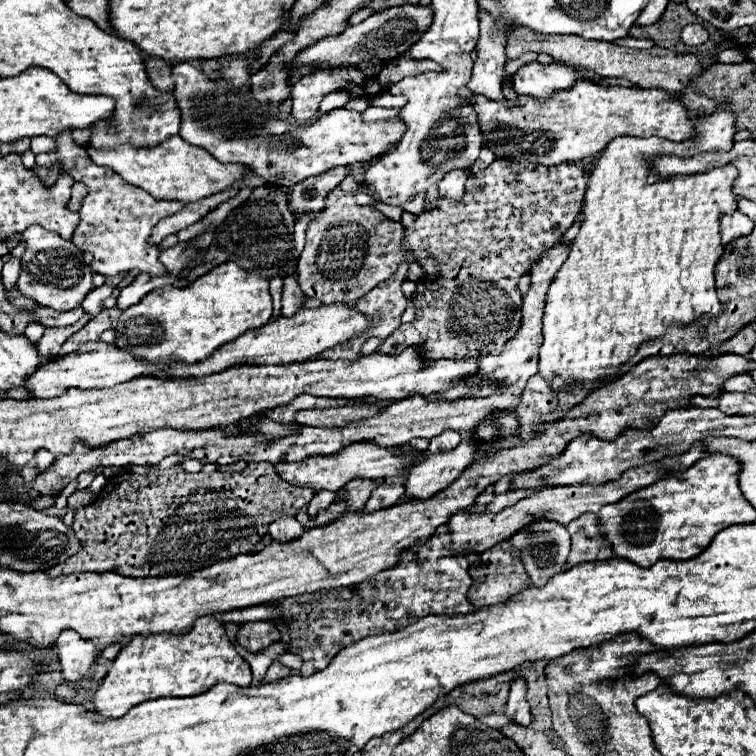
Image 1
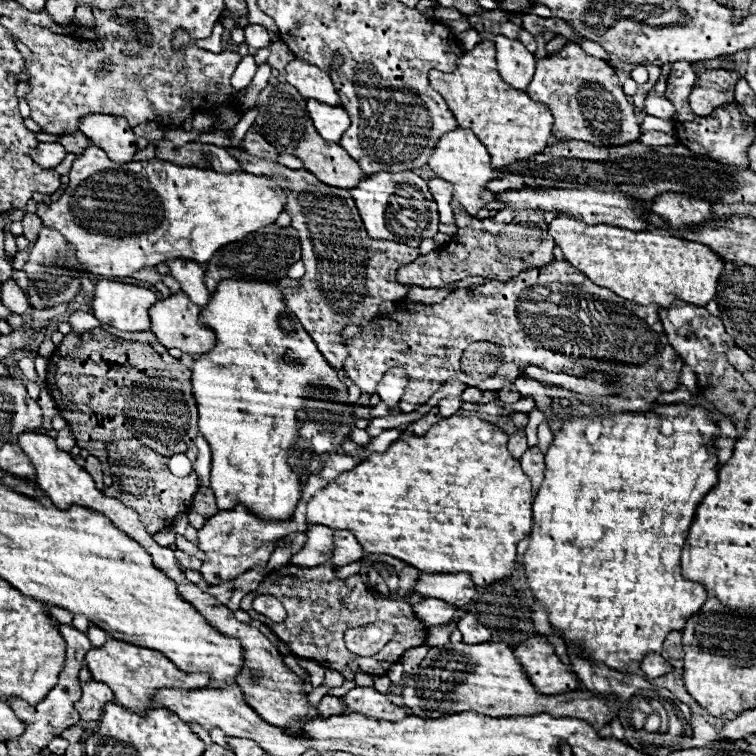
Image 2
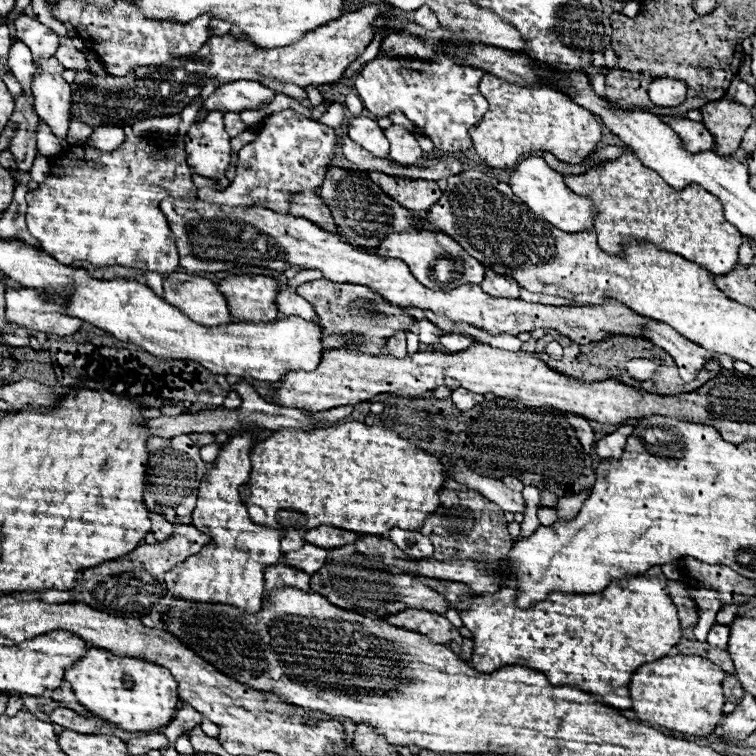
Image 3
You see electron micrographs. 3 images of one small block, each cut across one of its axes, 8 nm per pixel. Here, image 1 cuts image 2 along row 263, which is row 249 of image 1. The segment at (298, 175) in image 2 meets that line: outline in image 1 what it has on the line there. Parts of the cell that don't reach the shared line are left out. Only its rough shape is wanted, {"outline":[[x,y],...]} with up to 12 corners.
{"outline":[[352,196],[308,226],[298,282],[356,304],[402,262],[406,228]]}

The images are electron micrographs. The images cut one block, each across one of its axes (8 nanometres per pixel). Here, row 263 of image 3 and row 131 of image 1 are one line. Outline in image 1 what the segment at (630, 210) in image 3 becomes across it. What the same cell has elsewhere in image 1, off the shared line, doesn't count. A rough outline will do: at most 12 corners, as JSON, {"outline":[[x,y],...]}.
{"outline":[[728,100],[684,142],[618,136],[544,306],[554,420],[670,324],[720,314]]}

